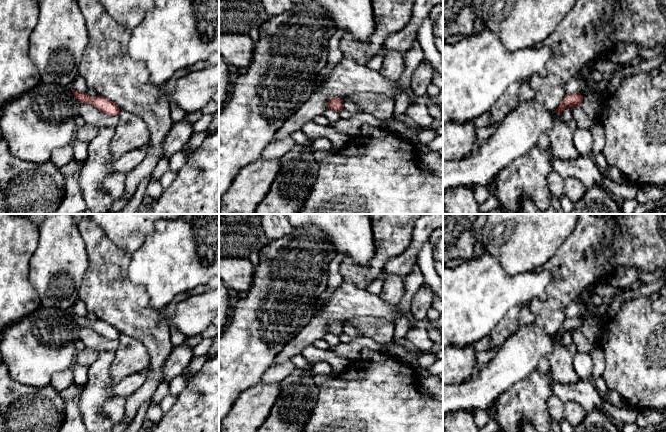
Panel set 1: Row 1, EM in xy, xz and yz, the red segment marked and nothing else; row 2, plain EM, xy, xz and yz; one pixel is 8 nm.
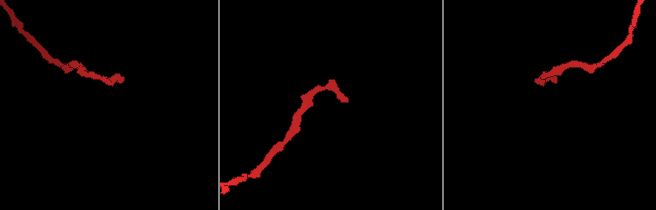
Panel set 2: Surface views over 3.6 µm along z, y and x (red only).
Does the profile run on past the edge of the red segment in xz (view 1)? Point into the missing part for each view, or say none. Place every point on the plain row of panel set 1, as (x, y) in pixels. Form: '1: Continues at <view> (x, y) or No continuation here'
1: No continuation here

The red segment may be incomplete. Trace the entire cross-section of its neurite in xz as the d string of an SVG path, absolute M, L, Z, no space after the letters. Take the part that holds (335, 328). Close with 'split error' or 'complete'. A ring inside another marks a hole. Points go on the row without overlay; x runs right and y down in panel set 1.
M332 321L329 324L328 334L333 334L333 335L340 337L343 333L344 333L343 324L337 321Z; complete

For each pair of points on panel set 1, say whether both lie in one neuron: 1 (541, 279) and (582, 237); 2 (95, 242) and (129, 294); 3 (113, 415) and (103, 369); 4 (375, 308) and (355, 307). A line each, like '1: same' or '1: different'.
1: different
2: same
3: different
4: same

